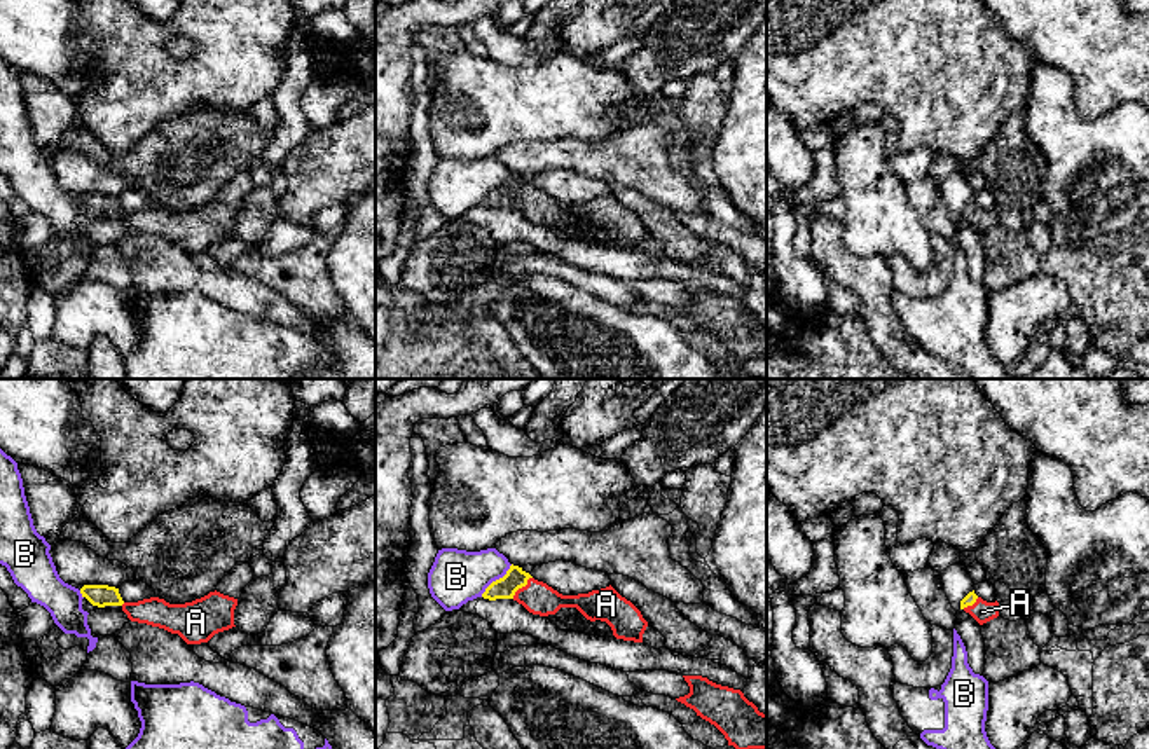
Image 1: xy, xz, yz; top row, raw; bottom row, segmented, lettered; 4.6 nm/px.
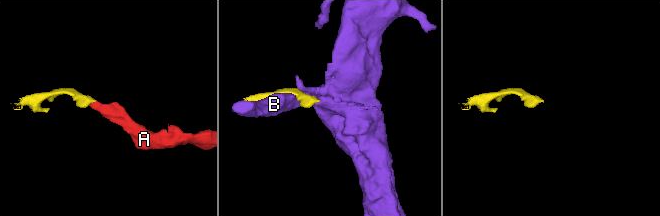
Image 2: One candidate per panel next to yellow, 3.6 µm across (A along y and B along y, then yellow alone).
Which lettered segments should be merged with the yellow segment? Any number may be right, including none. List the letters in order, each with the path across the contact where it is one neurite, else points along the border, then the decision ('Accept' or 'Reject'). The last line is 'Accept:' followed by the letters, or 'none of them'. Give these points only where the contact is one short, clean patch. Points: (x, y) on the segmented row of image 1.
A: Path across: xz (516, 578), (521, 587), (536, 597). Accept
B: Reject
Accept: A

